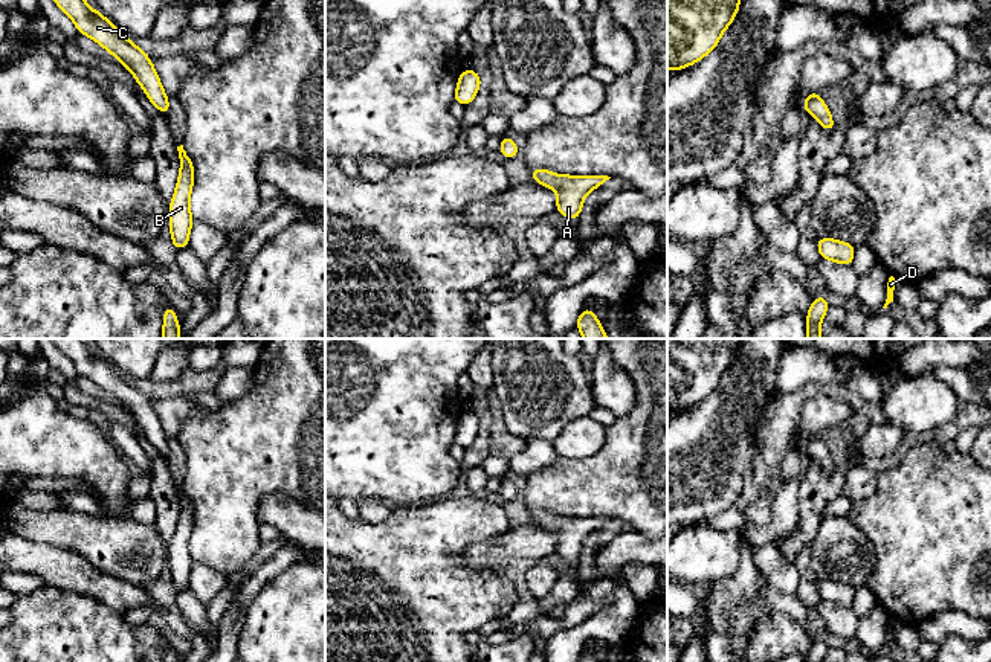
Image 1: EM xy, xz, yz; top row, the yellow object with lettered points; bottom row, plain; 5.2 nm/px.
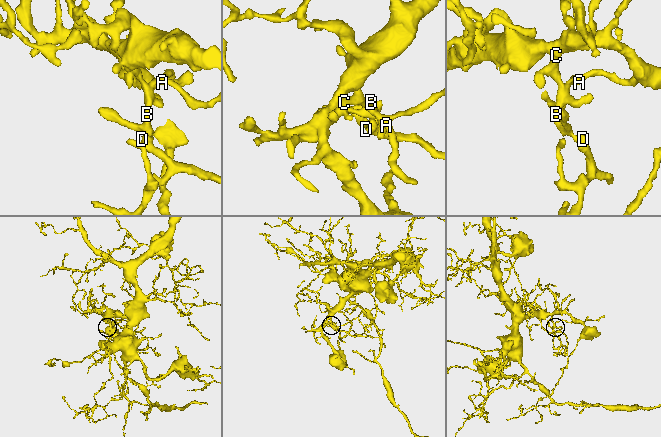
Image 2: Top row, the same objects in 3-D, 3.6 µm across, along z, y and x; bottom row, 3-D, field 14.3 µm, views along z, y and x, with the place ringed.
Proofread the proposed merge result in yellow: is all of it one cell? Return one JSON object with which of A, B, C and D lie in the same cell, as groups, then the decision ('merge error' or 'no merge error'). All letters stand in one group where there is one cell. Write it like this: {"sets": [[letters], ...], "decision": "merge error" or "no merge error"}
{"sets": [["A", "B", "C", "D"]], "decision": "no merge error"}

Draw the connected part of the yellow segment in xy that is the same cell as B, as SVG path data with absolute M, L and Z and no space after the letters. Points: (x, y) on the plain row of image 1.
M183 487L177 488L177 493L180 500L180 516L169 545L169 574L176 593L188 589L189 574L194 563L189 552L189 538L194 526L194 506L183 491Z

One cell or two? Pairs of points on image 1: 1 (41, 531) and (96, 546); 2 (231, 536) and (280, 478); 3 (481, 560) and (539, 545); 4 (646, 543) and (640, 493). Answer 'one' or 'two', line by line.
1: one
2: one
3: one
4: two

